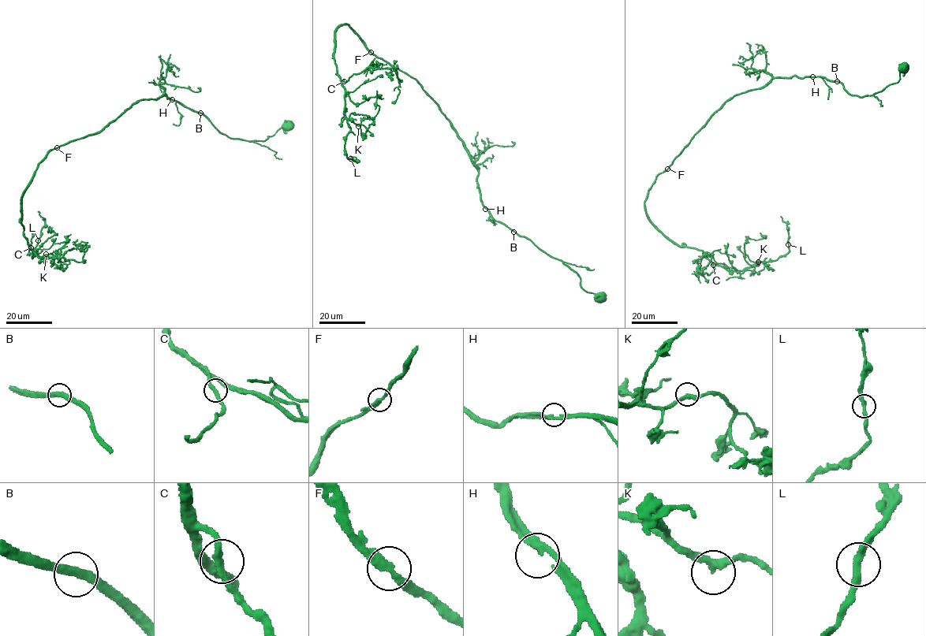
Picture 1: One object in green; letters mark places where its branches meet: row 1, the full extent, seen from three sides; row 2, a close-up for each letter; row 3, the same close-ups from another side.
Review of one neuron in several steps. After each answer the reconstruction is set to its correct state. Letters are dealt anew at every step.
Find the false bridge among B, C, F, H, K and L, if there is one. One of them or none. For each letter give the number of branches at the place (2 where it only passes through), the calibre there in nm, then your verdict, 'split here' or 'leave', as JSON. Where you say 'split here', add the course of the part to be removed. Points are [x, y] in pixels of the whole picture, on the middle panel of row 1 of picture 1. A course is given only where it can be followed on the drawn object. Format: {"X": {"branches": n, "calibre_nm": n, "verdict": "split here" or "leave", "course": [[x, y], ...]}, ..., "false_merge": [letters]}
{"B": {"branches": 2, "calibre_nm": 320, "verdict": "leave"}, "C": {"branches": 2, "calibre_nm": 280, "verdict": "leave"}, "F": {"branches": 2, "calibre_nm": 320, "verdict": "leave"}, "H": {"branches": 2, "calibre_nm": 280, "verdict": "leave"}, "K": {"branches": 2, "calibre_nm": 320, "verdict": "leave"}, "L": {"branches": 2, "calibre_nm": 320, "verdict": "leave"}, "false_merge": []}

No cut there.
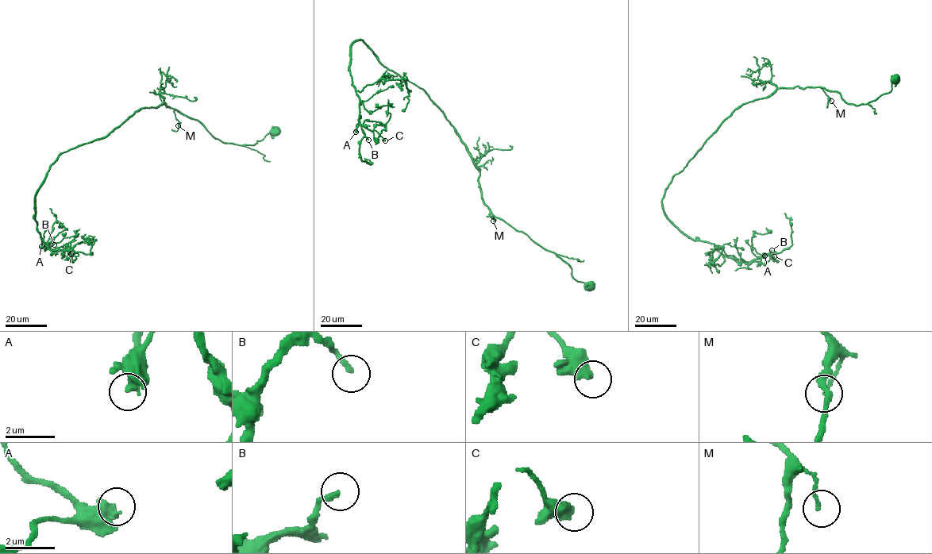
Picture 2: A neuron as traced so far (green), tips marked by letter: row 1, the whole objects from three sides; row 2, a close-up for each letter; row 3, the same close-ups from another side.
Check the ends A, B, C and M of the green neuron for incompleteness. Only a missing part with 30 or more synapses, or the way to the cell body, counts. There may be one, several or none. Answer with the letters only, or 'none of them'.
none of them

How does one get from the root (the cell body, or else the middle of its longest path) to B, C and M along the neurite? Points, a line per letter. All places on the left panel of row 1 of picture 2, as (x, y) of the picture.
B: (275, 132), (253, 145), (225, 143), (163, 101), (143, 107), (51, 165), (34, 218), (45, 251), (54, 244)
C: (275, 132), (253, 145), (221, 142), (163, 101), (62, 152), (35, 197), (34, 219), (45, 251), (71, 254)
M: (275, 132), (268, 133), (253, 145), (225, 143), (215, 138), (197, 121), (175, 109), (178, 125)

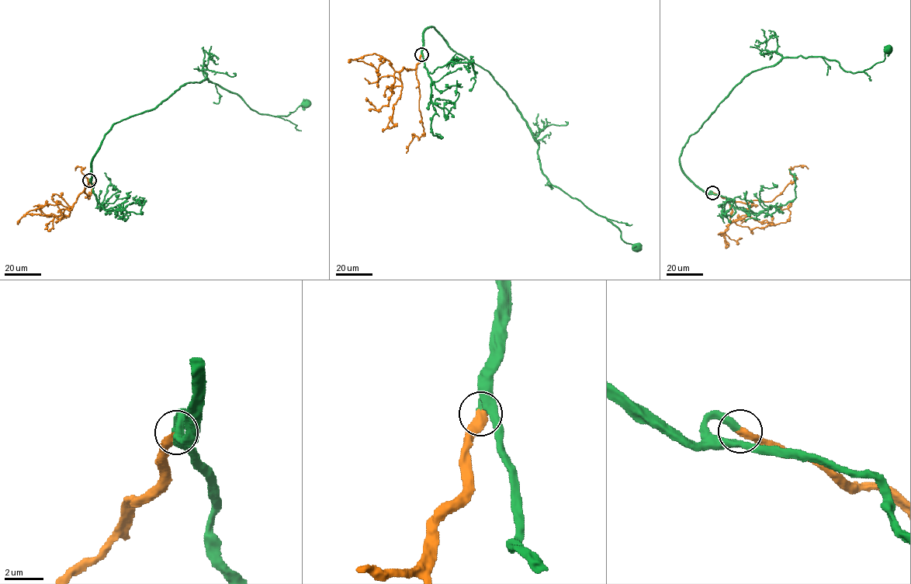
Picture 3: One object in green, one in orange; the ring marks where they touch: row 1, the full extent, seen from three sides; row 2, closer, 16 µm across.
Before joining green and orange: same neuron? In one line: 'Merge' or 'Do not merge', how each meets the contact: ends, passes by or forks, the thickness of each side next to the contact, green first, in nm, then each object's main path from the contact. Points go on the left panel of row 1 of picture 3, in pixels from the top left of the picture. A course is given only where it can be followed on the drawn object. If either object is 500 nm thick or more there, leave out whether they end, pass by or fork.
Merge. At the ring green ends. At the ring orange ends. Thickness 420 nm (green) against 440 nm. Course of green: (89, 181), (91, 161), (112, 126), (154, 108), (188, 82), (206, 77), (259, 113), (286, 116), (306, 104). Course of orange: (89, 181), (73, 208), (63, 208), (60, 214), (56, 217), (26, 213), (41, 207), (47, 201)

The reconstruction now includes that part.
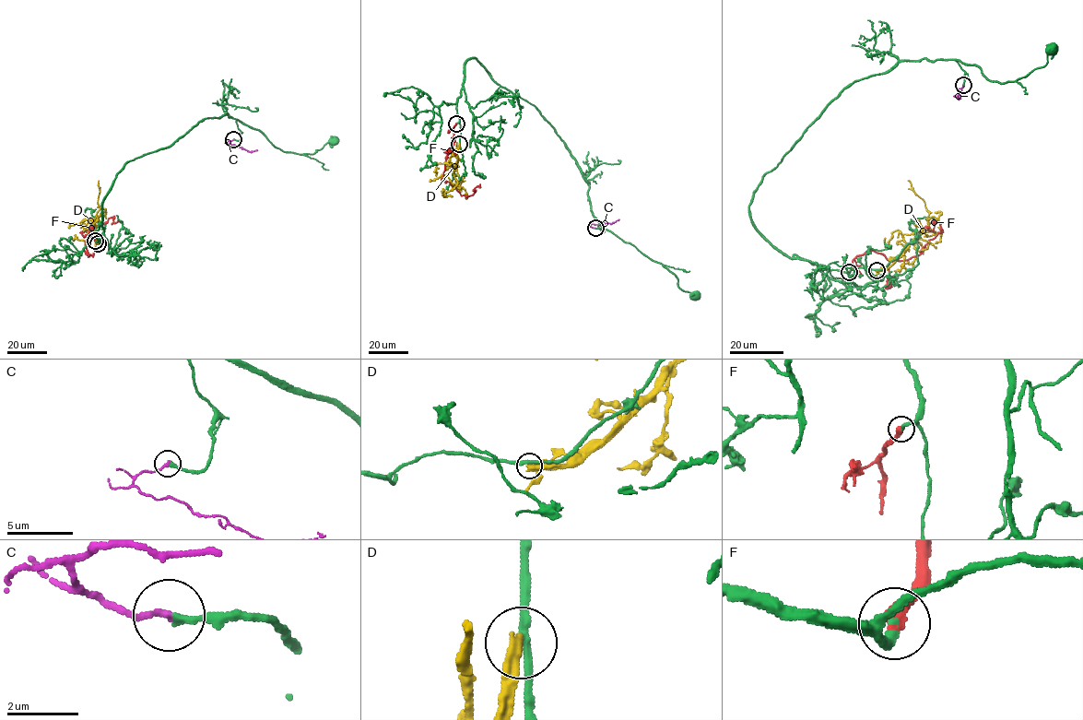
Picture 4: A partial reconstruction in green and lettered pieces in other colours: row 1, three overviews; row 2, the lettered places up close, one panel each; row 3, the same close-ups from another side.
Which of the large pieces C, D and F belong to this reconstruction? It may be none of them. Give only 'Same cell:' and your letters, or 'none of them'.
Same cell: F

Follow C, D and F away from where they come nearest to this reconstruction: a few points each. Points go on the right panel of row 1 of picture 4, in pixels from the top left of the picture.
C: (963, 85), (958, 95), (959, 98), (953, 96)
D: (876, 270), (890, 266), (924, 230), (929, 230), (929, 211), (924, 202), (914, 193), (908, 180)
F: (849, 272), (852, 261), (871, 251), (888, 259), (917, 256), (941, 231), (936, 221), (931, 230), (924, 227)

